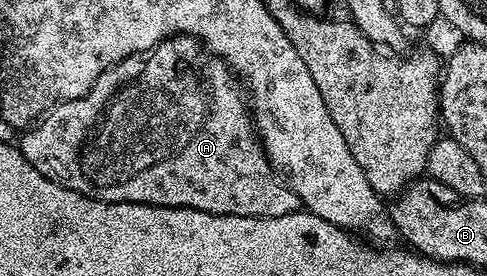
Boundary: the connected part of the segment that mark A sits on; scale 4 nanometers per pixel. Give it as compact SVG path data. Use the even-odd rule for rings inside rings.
M177 34L166 41L158 43L143 56L133 56L112 66L78 100L60 102L52 107L39 122L25 129L18 141L18 149L42 176L54 180L59 186L70 188L79 194L97 198L103 202L137 202L151 206L181 206L194 208L211 214L229 214L230 216L246 216L247 218L277 218L287 214L297 213L301 209L300 197L295 194L281 179L272 166L272 161L266 156L264 147L260 144L258 131L253 123L249 103L245 91L238 81L231 66L222 58L203 49L196 50L197 39L186 34Z

